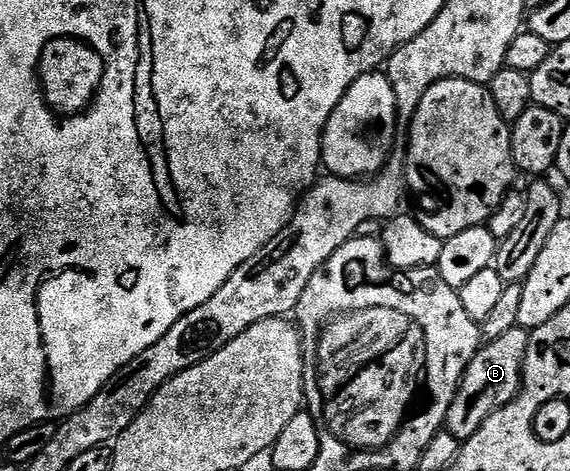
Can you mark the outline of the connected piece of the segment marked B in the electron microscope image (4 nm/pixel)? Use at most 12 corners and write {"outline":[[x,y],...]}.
{"outline":[[529,332],[487,341],[445,428],[468,440],[522,387]]}

